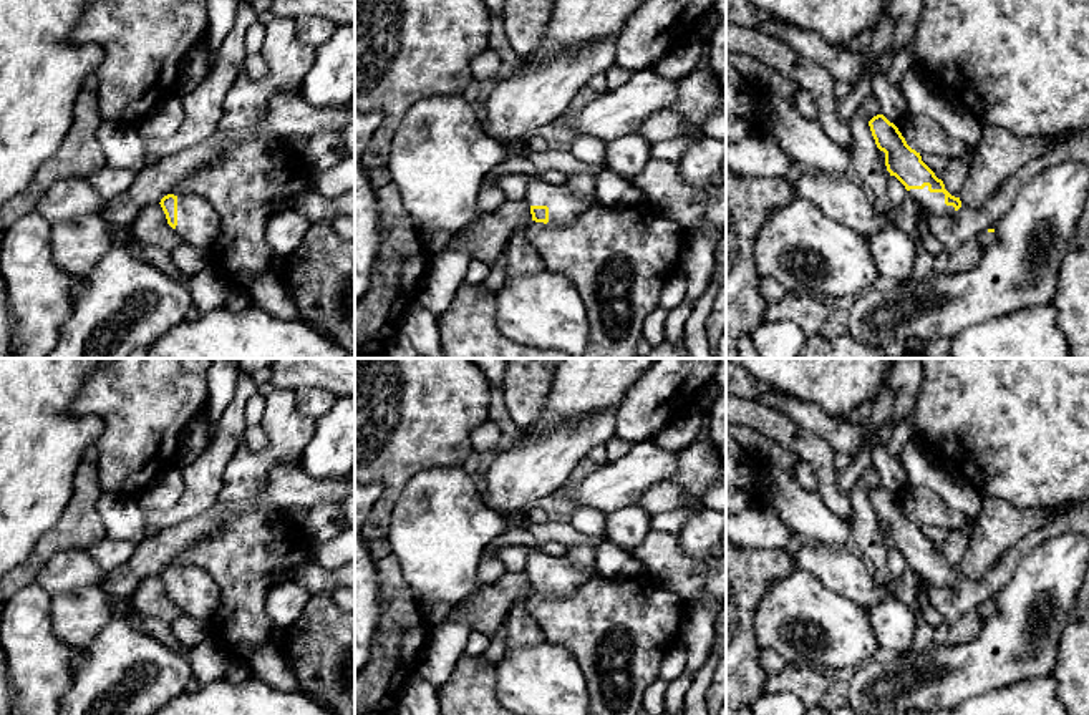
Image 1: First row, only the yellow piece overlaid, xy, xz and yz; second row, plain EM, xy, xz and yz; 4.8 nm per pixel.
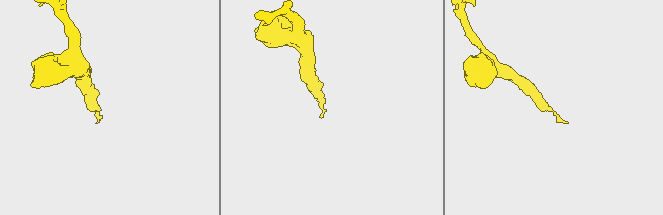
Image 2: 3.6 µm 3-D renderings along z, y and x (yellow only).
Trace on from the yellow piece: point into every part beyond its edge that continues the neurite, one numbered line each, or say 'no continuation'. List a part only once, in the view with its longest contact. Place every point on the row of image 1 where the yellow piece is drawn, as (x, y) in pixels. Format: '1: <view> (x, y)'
1: yz (934, 203)

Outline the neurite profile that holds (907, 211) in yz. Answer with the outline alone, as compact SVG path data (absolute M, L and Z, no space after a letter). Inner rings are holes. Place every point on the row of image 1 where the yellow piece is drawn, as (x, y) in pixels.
M907 197L898 207L898 227L915 242L917 239L917 202Z

